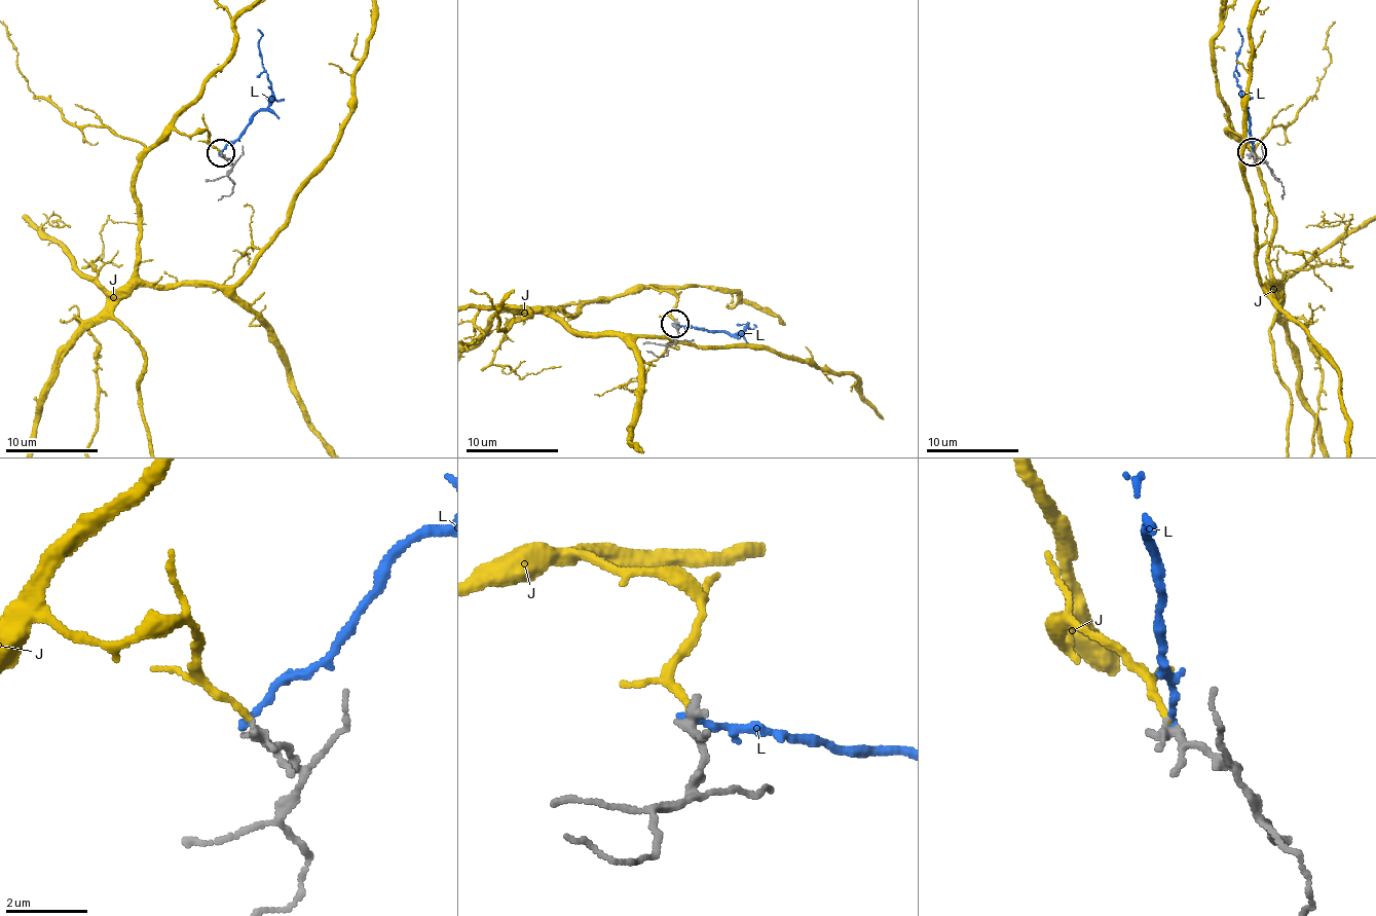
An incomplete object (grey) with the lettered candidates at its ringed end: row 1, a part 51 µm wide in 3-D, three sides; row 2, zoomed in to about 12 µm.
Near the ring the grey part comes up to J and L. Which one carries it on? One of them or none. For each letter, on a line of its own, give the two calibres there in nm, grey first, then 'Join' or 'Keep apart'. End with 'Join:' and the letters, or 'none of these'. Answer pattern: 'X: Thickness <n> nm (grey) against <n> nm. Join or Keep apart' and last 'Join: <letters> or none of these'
J: Thickness 220 nm (grey) against 130 nm. Join
L: Thickness 220 nm (grey) against 170 nm. Keep apart
Join: J

